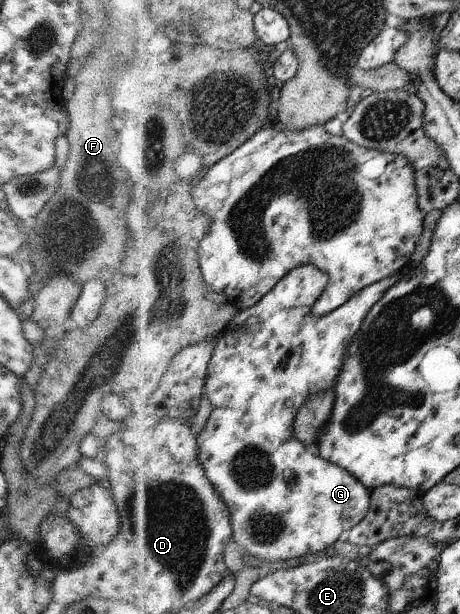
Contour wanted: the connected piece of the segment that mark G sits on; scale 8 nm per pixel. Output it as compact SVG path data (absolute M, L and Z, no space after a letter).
M312 264L300 266L298 270L294 270L291 274L288 274L258 306L253 307L251 310L240 310L234 316L234 319L223 329L222 333L220 333L217 348L209 367L208 377L206 378L206 392L212 403L213 412L205 428L200 433L199 458L207 471L208 477L215 484L220 495L223 496L223 500L228 504L234 528L233 537L245 549L247 554L259 557L265 563L276 563L276 561L288 561L289 559L294 562L297 557L302 557L302 555L311 553L318 555L319 551L324 553L325 549L330 547L330 545L338 545L341 542L340 537L344 535L344 531L353 530L371 513L372 490L366 487L366 484L362 483L357 477L354 477L350 471L324 459L315 447L310 447L304 443L295 434L295 421L300 408L306 405L306 400L312 394L327 390L328 388L335 389L337 377L340 375L342 366L347 358L348 346L358 337L364 325L364 320L368 317L372 309L374 309L374 306L381 299L384 299L384 294L400 280L405 271L403 270L400 274L394 274L390 278L383 279L382 282L367 287L366 290L362 290L358 295L355 295L354 298L348 301L347 304L339 307L338 310L333 311L331 314L319 316L315 314L315 305L326 291L327 285L329 284L329 273Z

